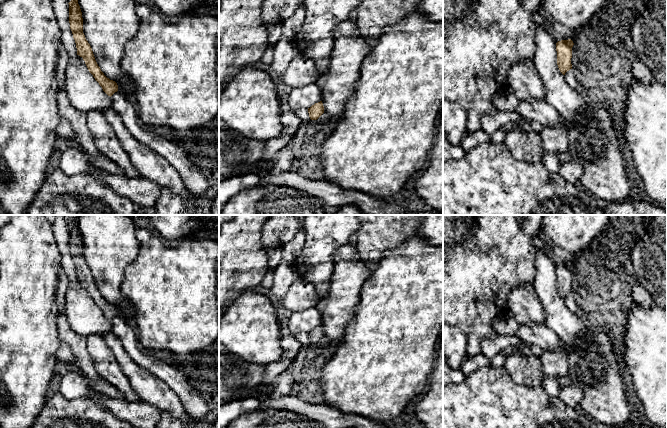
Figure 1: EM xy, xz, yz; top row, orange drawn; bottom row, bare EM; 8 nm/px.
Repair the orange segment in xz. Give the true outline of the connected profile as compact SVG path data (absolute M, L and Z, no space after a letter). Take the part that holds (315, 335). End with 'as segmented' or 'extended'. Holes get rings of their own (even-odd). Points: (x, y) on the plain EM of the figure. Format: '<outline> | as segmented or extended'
M322 325L315 327L310 332L308 332L308 337L311 344L317 344L324 337Z | as segmented

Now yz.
M571 263L561 264L556 267L557 289L563 299L572 293L571 282L573 269L574 267Z | as segmented

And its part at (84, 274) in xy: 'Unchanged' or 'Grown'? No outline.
Grown

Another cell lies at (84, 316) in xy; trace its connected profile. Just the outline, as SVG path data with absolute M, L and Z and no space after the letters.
M79 279L67 285L64 311L70 327L78 335L85 338L91 334L103 337L112 332L111 321L103 315Z

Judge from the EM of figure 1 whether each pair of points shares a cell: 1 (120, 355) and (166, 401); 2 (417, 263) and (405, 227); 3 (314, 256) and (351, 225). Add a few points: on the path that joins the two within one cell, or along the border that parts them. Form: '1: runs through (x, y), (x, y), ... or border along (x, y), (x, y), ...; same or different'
1: runs through (130, 367), (154, 391); same
2: border along (416, 233), (389, 250); different
3: runs through (322, 247), (342, 227); same

